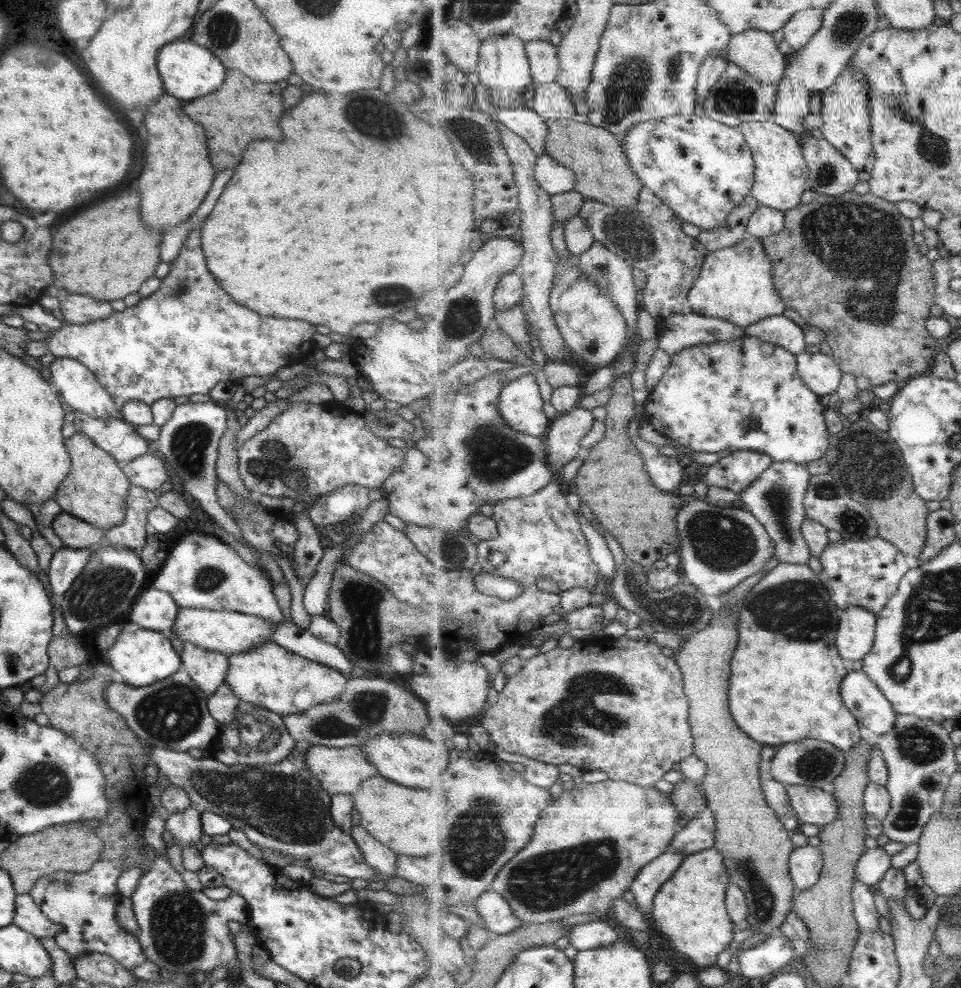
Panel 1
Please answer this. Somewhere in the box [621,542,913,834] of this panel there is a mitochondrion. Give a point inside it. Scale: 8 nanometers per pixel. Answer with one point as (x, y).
(798, 609)

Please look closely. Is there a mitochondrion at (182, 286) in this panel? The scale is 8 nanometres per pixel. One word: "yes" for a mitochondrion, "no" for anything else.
yes

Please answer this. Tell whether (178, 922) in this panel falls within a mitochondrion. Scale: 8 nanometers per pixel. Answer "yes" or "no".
yes

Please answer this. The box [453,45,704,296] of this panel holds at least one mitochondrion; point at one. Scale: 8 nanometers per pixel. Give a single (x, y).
(626, 88)

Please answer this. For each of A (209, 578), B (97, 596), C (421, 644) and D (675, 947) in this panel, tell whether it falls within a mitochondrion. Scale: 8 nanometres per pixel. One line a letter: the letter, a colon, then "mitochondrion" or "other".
A: mitochondrion
B: mitochondrion
C: other
D: other

